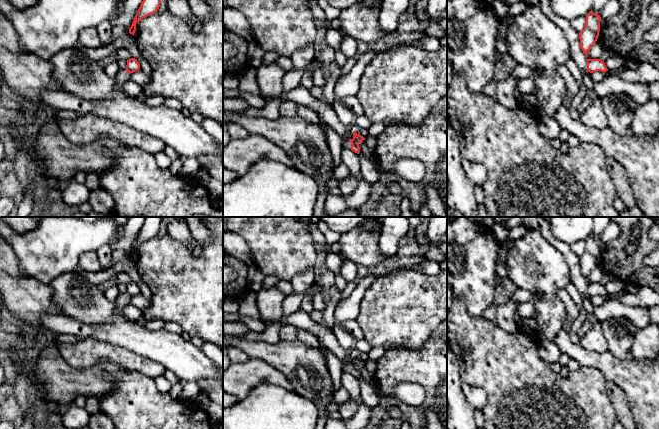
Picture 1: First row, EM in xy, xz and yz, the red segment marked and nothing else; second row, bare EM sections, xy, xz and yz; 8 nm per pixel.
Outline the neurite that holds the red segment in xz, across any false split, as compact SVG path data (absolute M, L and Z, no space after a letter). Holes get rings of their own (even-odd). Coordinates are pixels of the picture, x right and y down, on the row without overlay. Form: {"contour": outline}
{"contour": "M353 355L353 360L354 361L352 363L345 363L343 368L344 368L344 371L350 372L352 375L359 378L359 376L360 376L359 367L361 365L365 364L365 362L363 360L357 358L354 355Z"}

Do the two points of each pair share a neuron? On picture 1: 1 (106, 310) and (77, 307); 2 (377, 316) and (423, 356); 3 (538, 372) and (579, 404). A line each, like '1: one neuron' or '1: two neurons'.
1: one neuron
2: two neurons
3: one neuron

